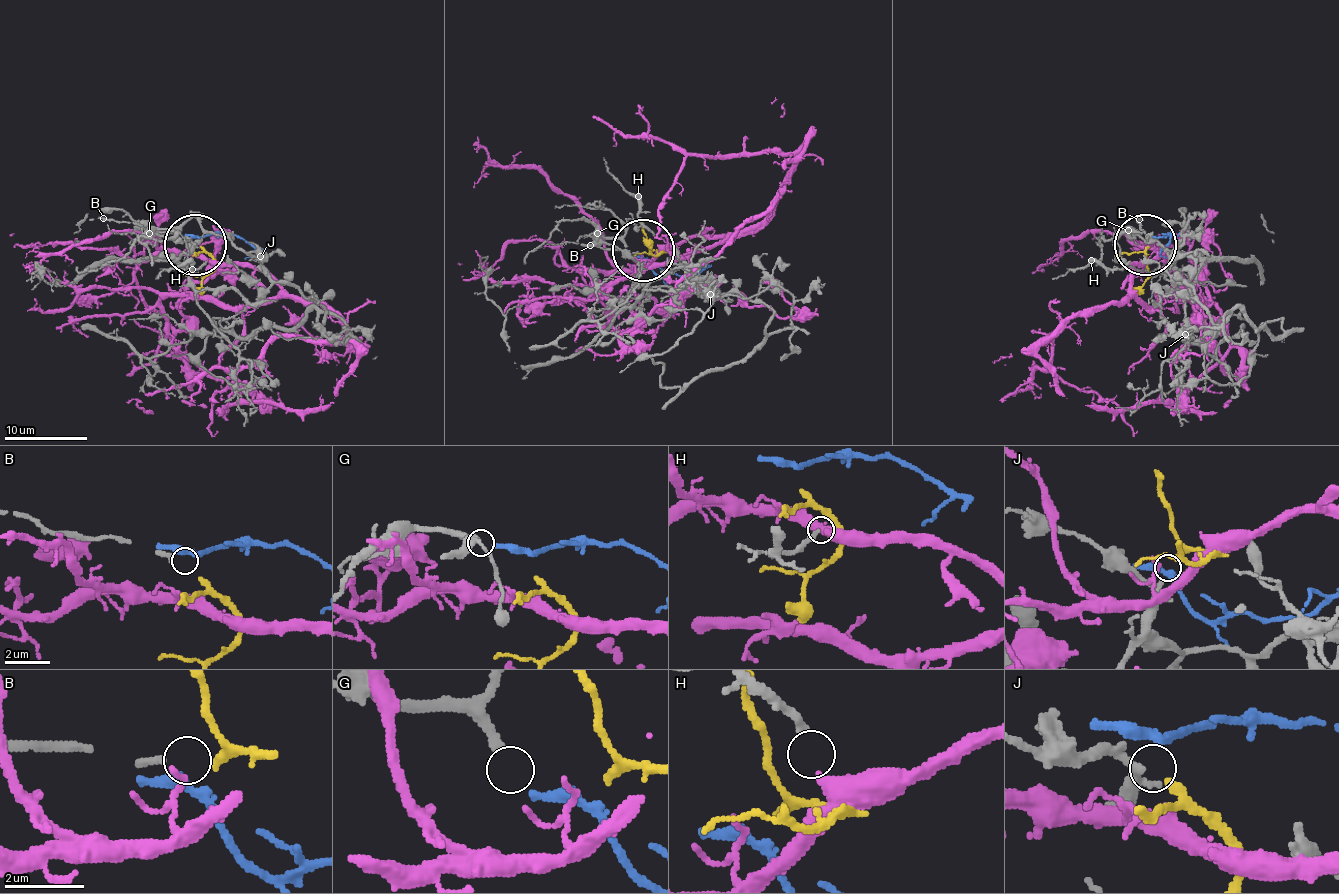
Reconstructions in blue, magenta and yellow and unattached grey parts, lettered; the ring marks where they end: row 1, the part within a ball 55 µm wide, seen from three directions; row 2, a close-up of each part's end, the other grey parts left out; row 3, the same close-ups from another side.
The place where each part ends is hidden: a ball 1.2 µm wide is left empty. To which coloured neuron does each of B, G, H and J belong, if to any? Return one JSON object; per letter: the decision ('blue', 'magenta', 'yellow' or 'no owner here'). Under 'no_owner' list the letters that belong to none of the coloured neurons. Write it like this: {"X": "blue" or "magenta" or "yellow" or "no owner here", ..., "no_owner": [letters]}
{"B": "no owner here", "G": "no owner here", "H": "magenta", "J": "yellow", "no_owner": ["B", "G"]}

